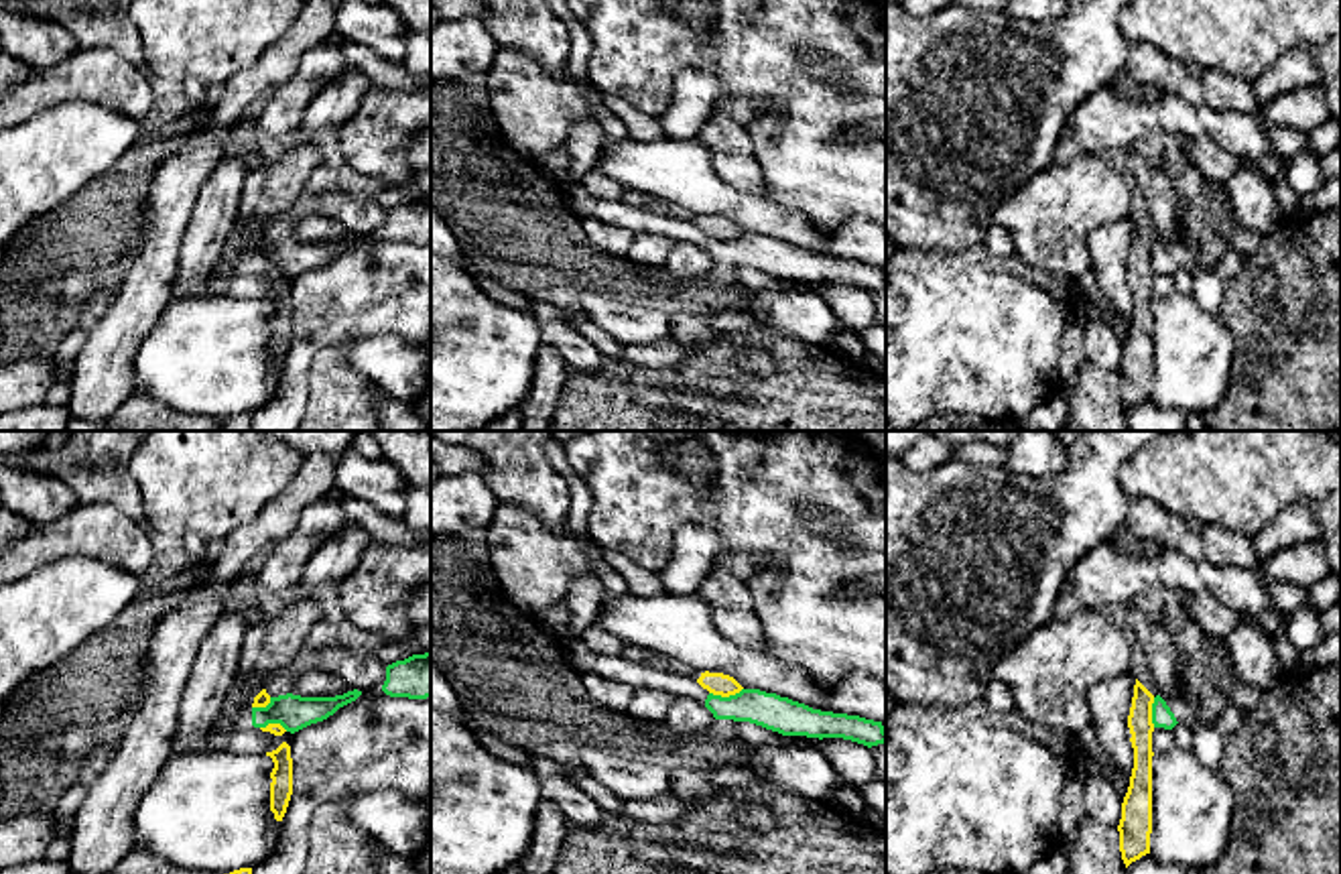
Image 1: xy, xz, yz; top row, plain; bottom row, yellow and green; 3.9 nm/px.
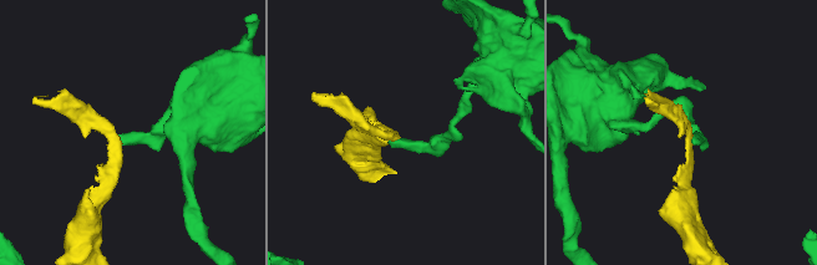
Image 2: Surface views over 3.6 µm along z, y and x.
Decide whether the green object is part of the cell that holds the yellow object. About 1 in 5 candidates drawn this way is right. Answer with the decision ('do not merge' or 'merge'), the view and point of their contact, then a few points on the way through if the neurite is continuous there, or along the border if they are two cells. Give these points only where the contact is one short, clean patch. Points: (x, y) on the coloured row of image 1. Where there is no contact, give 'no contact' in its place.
do not merge; meets yellow in xz at (726, 696); border along xz (742, 688), (730, 696), (710, 694)

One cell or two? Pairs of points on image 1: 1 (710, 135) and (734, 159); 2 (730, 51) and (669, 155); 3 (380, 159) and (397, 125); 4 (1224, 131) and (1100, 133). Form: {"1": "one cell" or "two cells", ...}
{"1": "one cell", "2": "two cells", "3": "one cell", "4": "one cell"}

